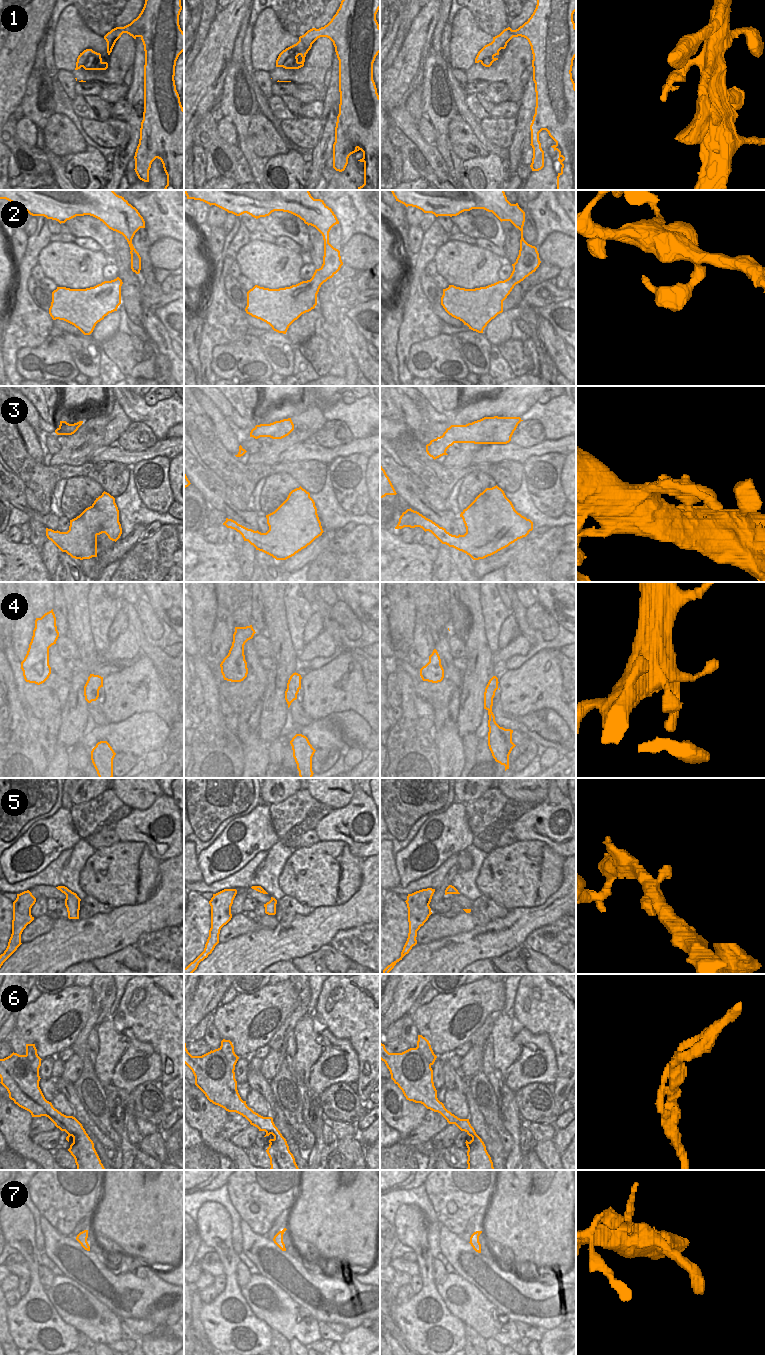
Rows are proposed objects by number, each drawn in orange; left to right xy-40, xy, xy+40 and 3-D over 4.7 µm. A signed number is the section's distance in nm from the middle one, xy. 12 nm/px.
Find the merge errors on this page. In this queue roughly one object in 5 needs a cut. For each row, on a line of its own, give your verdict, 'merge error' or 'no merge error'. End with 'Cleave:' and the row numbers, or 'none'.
1: no merge error
2: no merge error
3: no merge error
4: no merge error
5: no merge error
6: no merge error
7: no merge error
Cleave: none

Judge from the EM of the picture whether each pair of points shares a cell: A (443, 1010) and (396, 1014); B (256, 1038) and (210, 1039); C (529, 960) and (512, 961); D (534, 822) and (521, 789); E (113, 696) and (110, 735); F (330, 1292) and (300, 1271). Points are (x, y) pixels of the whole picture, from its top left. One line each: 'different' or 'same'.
A: different
B: different
C: same
D: different
E: different
F: same

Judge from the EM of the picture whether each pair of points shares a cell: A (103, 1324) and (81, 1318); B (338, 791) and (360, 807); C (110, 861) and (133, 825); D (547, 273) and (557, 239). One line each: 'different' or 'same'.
A: same
B: different
C: different
D: different

